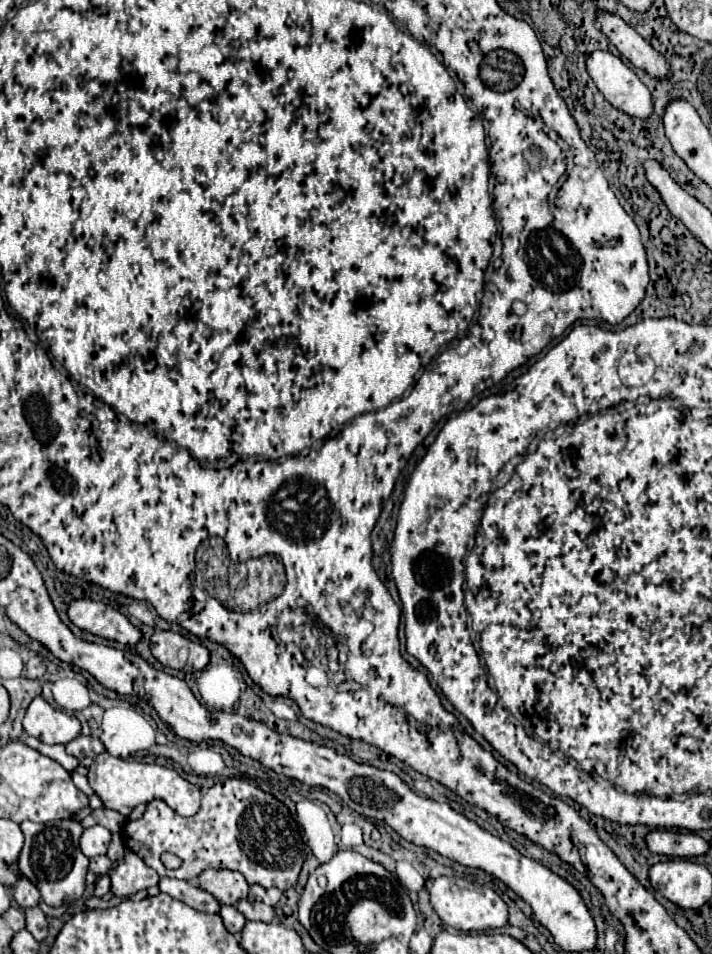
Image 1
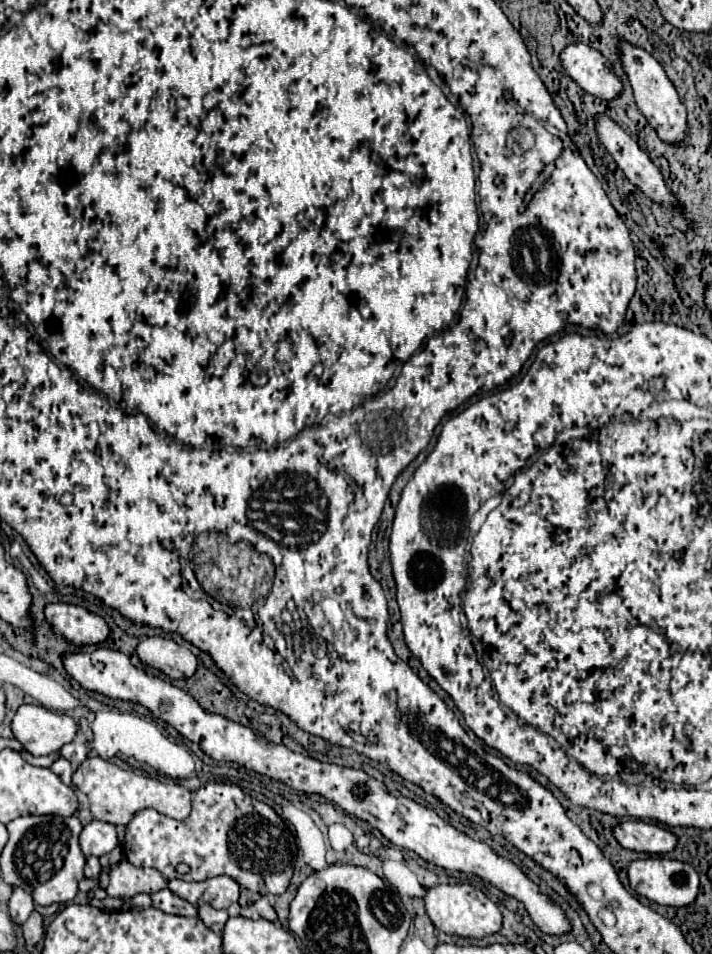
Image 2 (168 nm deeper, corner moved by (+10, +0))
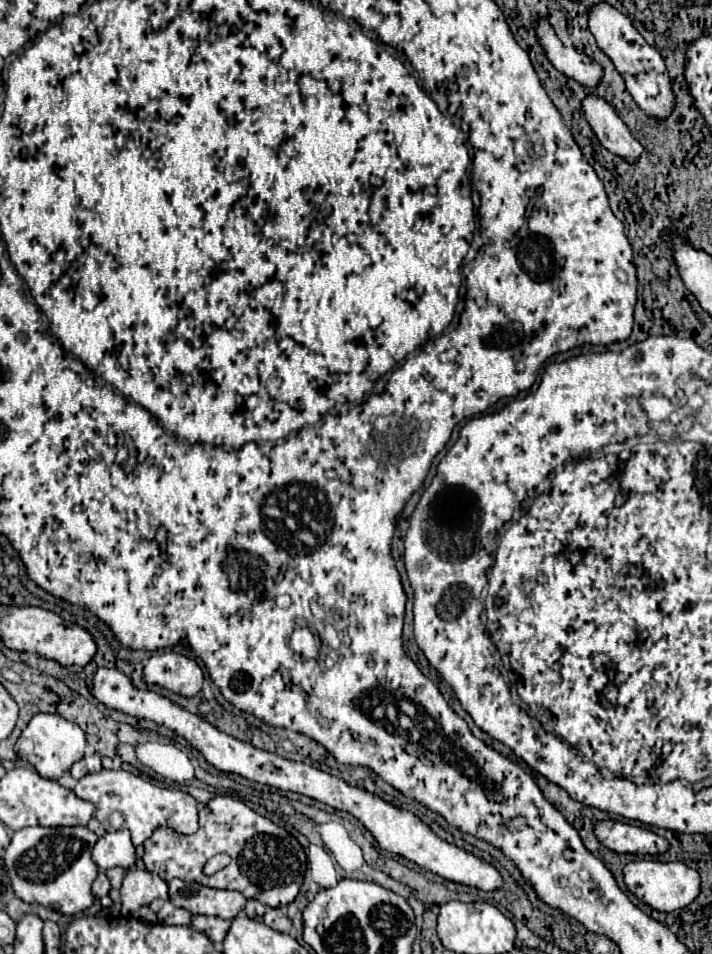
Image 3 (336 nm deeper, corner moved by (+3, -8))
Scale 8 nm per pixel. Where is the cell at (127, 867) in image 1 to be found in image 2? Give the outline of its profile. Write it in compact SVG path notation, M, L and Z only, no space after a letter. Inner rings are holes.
M122 859L112 871L110 871L110 883L106 887L106 893L110 897L134 897L138 893L154 893L158 889L164 889L168 881L158 873L158 869L144 869L134 867L126 859Z

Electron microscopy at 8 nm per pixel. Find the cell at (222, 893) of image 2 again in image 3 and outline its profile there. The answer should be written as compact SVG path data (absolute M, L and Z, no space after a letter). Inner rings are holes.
M169 881L169 901L187 909L191 915L215 915L221 919L233 919L243 907L245 897L239 891L223 891L205 887L195 881Z

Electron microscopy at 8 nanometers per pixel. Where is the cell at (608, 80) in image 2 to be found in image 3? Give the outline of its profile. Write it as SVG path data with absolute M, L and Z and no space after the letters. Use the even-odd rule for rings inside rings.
M535 17L535 33L539 39L539 45L545 49L547 59L553 63L553 67L559 73L565 73L567 77L579 81L585 87L595 87L599 79L603 77L601 65L591 61L585 53L577 49L565 47L559 37L555 35L551 23L543 17Z

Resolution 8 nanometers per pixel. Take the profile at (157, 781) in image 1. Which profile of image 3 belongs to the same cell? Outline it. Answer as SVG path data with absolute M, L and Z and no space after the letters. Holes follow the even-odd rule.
M103 769L95 775L85 775L75 785L73 791L79 799L91 801L95 805L95 817L103 823L107 831L109 831L111 813L121 813L123 823L119 829L131 831L131 839L135 847L147 841L157 827L169 827L183 835L191 835L197 831L197 801L181 789L159 787L158 783L142 775L133 775L123 769L119 771Z

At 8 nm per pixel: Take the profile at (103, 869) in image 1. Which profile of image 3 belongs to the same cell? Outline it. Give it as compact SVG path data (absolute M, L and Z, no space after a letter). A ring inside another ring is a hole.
M99 871L97 879L95 879L95 883L93 883L93 895L95 895L95 897L105 897L109 891L111 891L109 879L107 879L107 875L105 875L103 871Z

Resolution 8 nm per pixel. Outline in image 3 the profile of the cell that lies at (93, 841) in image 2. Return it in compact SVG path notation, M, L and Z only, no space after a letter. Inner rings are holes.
M119 829L119 831L105 833L93 849L93 861L99 865L101 871L107 871L111 867L125 867L125 869L133 867L137 857L129 831Z

